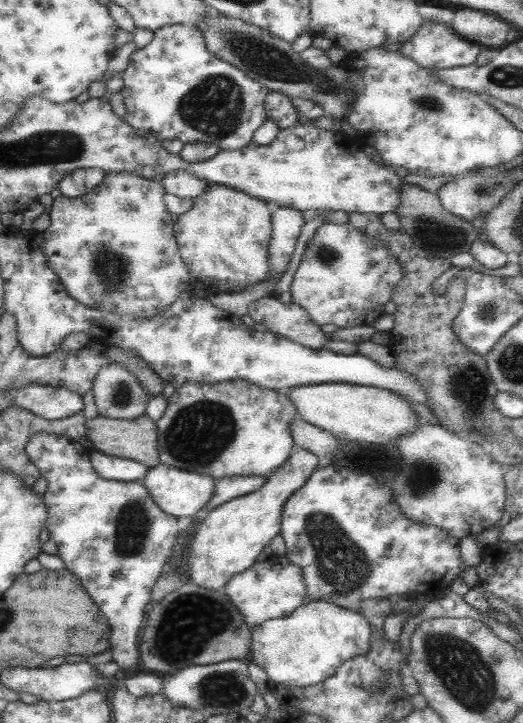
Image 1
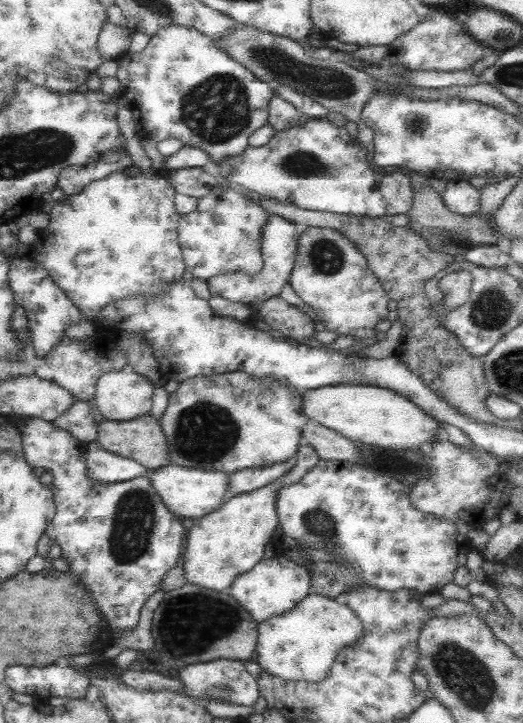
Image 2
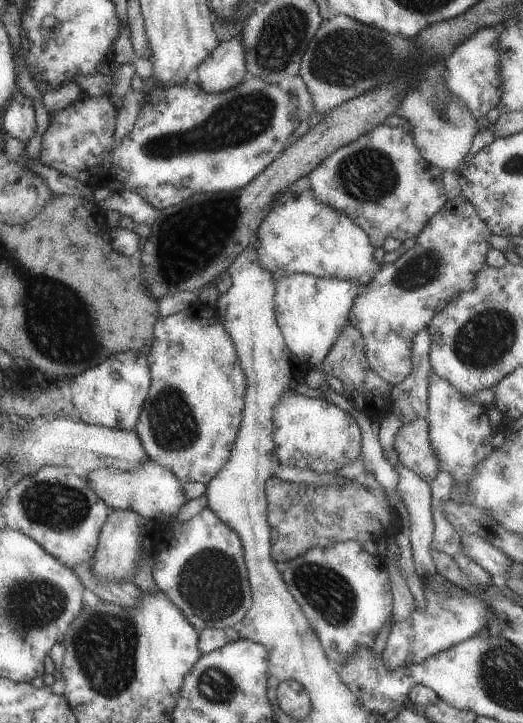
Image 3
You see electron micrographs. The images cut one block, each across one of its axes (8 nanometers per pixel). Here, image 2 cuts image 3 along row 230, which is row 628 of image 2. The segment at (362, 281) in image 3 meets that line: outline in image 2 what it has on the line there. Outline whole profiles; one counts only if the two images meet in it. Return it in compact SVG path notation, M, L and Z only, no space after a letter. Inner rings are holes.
M309 592L287 612L257 623L255 662L283 681L319 682L327 676L337 653L361 637L361 621L343 601Z

